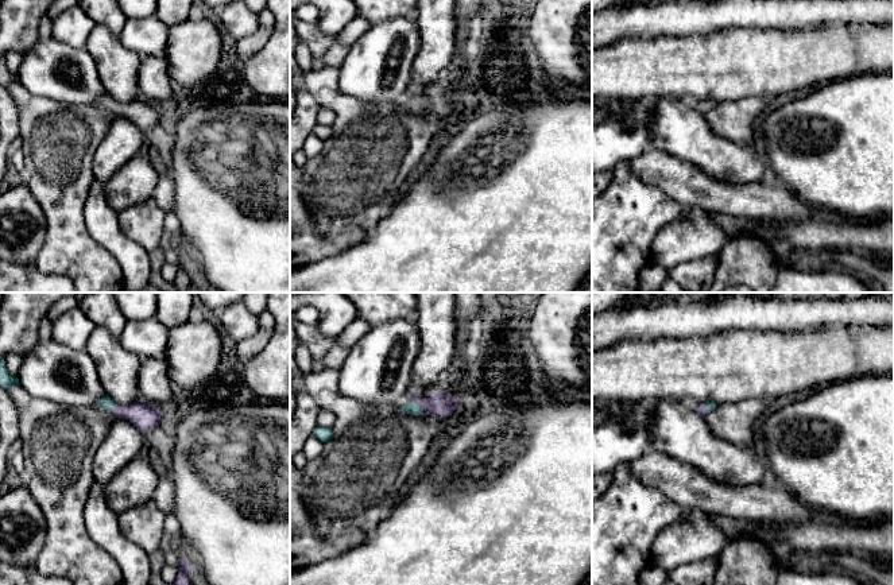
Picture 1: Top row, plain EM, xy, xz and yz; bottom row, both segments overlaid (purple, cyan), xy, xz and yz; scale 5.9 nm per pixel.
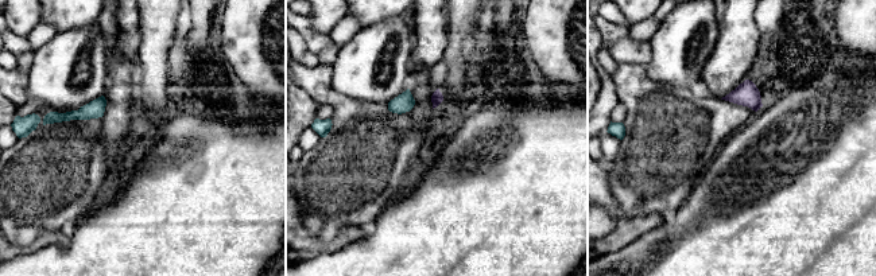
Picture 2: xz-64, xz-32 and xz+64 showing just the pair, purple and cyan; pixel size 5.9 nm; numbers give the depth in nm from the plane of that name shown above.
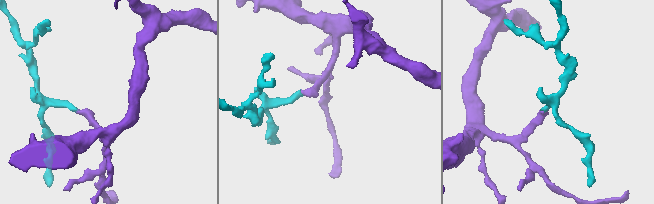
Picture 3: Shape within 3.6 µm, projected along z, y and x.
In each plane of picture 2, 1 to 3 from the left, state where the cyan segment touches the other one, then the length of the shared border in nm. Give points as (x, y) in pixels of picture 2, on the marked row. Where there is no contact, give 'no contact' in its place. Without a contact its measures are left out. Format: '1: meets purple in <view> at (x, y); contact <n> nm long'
1: no contact
2: no contact
3: no contact

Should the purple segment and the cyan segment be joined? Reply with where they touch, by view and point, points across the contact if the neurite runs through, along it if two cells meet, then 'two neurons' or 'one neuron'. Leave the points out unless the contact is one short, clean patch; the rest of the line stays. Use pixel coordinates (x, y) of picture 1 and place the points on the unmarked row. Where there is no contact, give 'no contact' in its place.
xz (415, 101) | across xz (437, 103), (415, 101), (411, 105) | one neuron

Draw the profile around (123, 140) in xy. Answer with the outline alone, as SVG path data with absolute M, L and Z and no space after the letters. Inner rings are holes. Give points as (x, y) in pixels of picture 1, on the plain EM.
M116 116L94 152L94 179L105 185L119 168L139 154L143 143L143 131L129 119Z

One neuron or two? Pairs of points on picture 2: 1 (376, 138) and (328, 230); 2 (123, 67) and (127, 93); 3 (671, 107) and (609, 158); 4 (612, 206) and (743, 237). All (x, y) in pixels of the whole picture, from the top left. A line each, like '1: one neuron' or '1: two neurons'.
1: one neuron
2: one neuron
3: two neurons
4: two neurons

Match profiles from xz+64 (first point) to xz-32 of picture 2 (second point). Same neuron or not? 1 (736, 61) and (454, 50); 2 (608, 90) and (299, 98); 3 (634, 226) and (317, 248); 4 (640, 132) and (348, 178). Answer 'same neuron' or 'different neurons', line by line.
1: different neurons
2: same neuron
3: same neuron
4: same neuron

